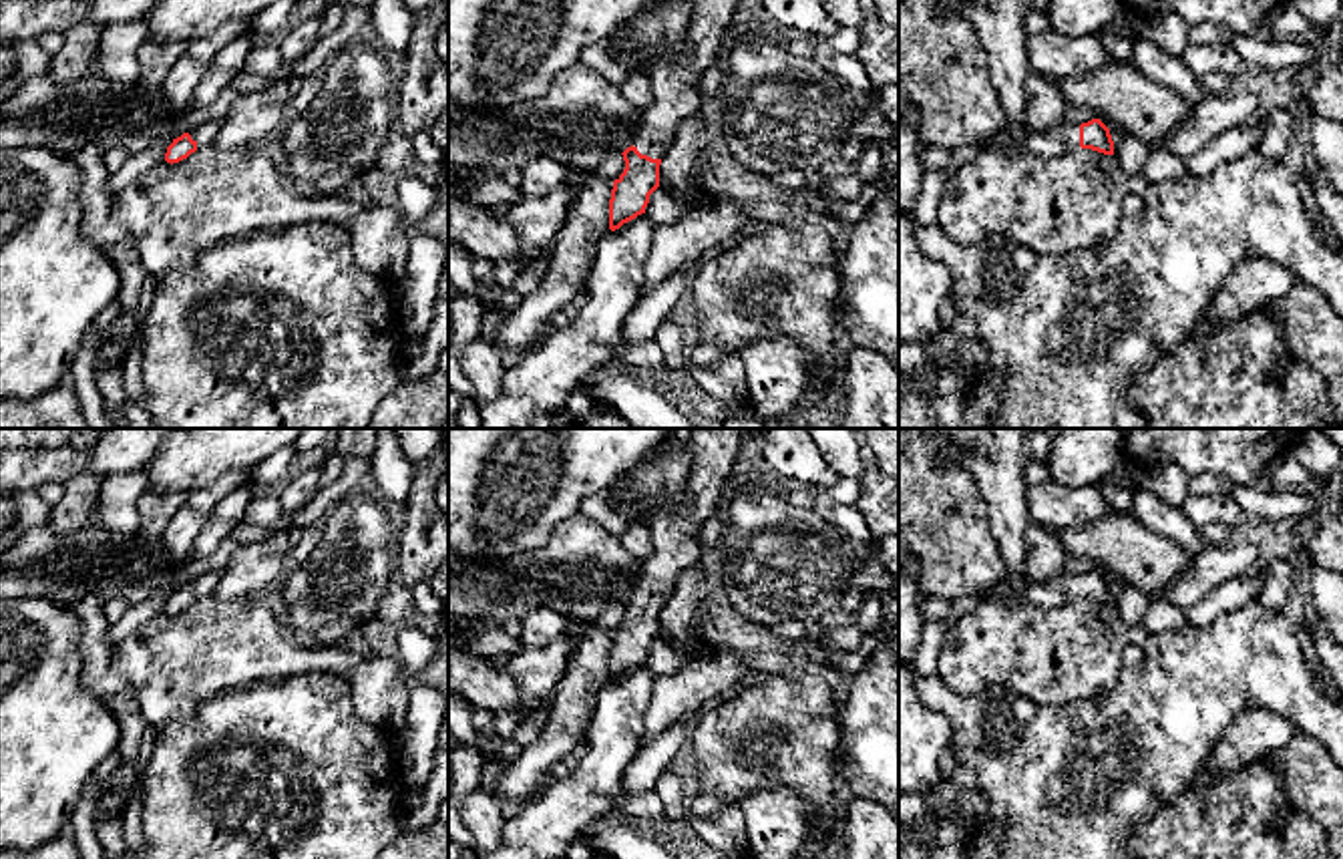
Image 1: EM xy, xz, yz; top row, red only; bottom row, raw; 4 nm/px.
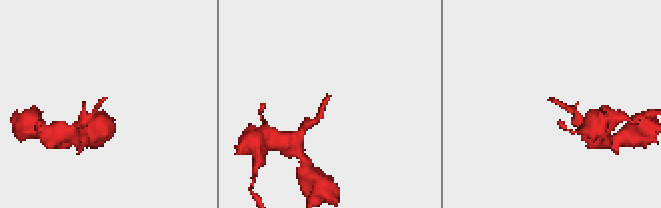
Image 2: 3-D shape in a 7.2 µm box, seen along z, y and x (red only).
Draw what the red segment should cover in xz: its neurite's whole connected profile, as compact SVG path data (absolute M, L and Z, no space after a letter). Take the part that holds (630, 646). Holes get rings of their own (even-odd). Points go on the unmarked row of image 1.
M692 428L690 435L692 469L688 479L688 497L659 507L649 519L653 553L643 559L641 579L631 597L621 606L623 624L613 632L609 650L609 680L615 682L623 674L645 664L649 646L659 638L659 616L667 606L680 575L698 563L702 547L698 543L700 529L724 503L724 483L732 475L734 463L740 459L742 428Z

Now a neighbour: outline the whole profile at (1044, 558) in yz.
M1029 523L1023 531L1023 575L1031 581L1049 581L1051 577L1066 571L1068 559L1072 557L1056 531Z

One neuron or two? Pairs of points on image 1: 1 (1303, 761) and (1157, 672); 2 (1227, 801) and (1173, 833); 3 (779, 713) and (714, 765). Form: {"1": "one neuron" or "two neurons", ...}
{"1": "two neurons", "2": "one neuron", "3": "one neuron"}

